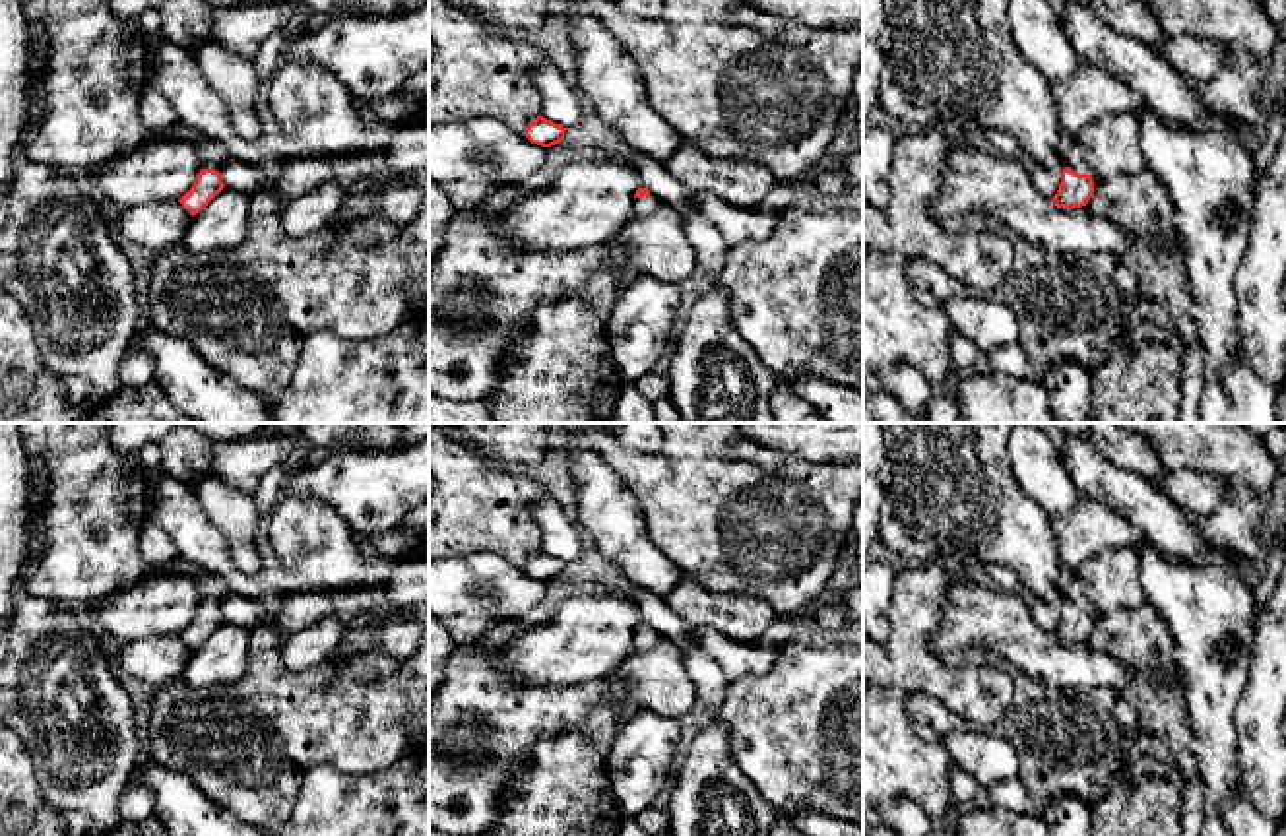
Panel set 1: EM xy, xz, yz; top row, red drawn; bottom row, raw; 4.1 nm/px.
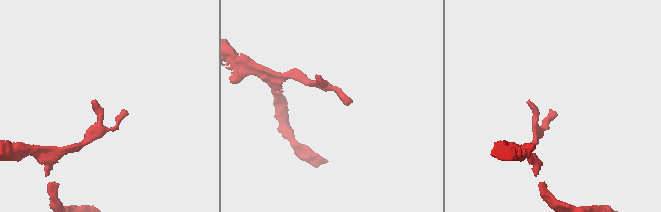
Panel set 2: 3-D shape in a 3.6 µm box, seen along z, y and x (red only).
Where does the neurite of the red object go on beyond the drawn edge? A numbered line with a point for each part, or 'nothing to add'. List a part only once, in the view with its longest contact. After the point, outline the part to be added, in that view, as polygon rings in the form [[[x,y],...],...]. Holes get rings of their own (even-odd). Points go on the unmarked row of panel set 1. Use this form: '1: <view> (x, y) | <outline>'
1: yz (1073, 590) | [[[1077,574],[1067,576],[1067,584],[1063,588],[1065,601],[1073,603],[1078,609],[1090,609],[1088,599],[1084,595],[1082,584]]]

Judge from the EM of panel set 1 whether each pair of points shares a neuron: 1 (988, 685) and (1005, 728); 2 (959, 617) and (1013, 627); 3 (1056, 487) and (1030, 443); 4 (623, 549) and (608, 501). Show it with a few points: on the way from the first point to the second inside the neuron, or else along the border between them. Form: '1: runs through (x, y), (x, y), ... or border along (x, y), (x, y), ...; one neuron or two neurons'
1: border along (1001, 670), (1013, 685), (1013, 699), (990, 724); two neurons
2: runs through (972, 617), (999, 621); one neuron
3: runs through (1044, 476), (1032, 454); one neuron
4: runs through (621, 538), (610, 513); one neuron

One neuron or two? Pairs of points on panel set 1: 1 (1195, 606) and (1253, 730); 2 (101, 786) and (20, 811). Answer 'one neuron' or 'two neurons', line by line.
1: two neurons
2: two neurons

